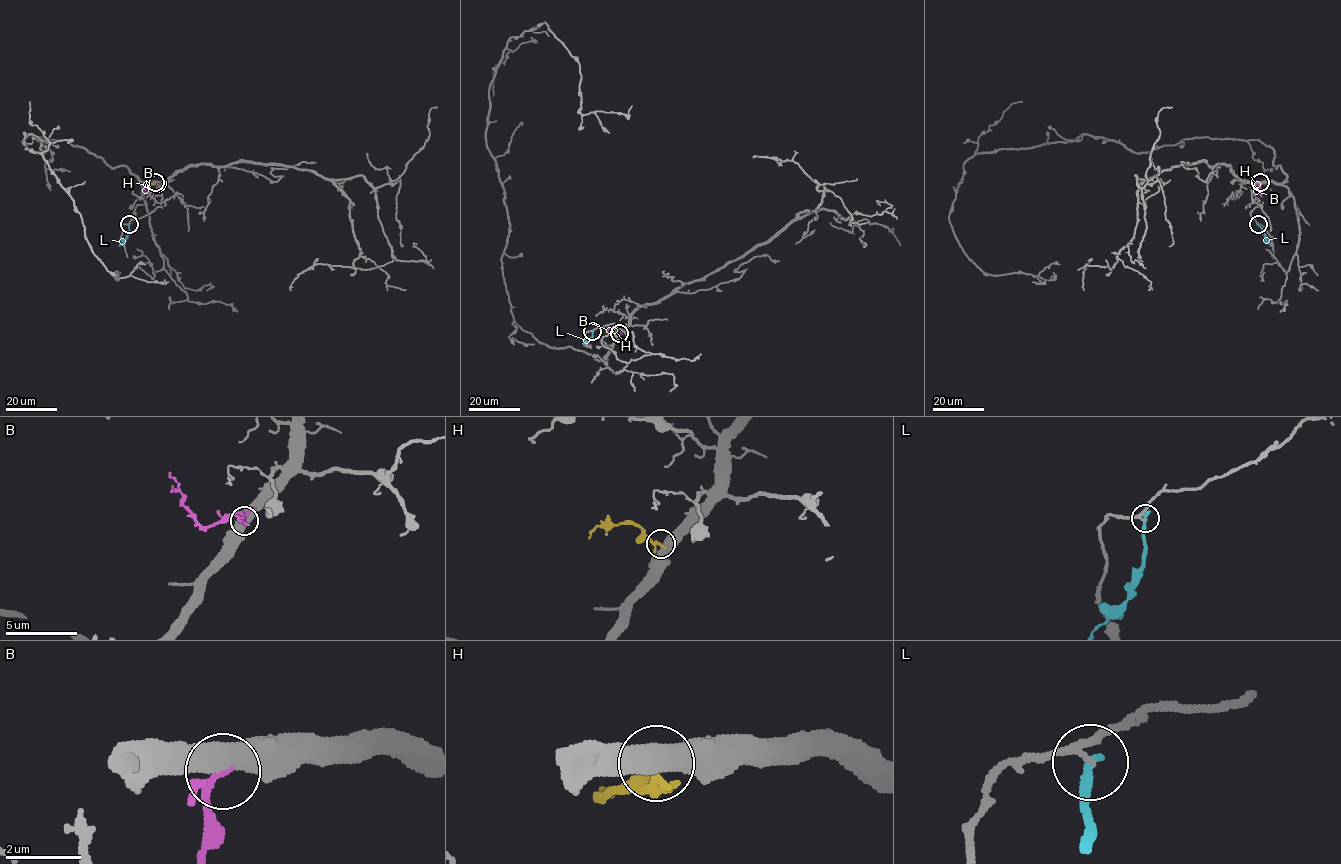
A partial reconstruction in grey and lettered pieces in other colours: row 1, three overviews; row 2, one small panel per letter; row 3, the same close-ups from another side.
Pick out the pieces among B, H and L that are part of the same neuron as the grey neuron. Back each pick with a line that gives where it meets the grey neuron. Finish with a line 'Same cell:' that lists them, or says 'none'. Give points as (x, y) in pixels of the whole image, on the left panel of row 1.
Same cell: none

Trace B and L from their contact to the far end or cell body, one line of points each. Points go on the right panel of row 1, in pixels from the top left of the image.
B: (1260, 183), (1261, 196), (1254, 188)
L: (1258, 224), (1270, 246)

